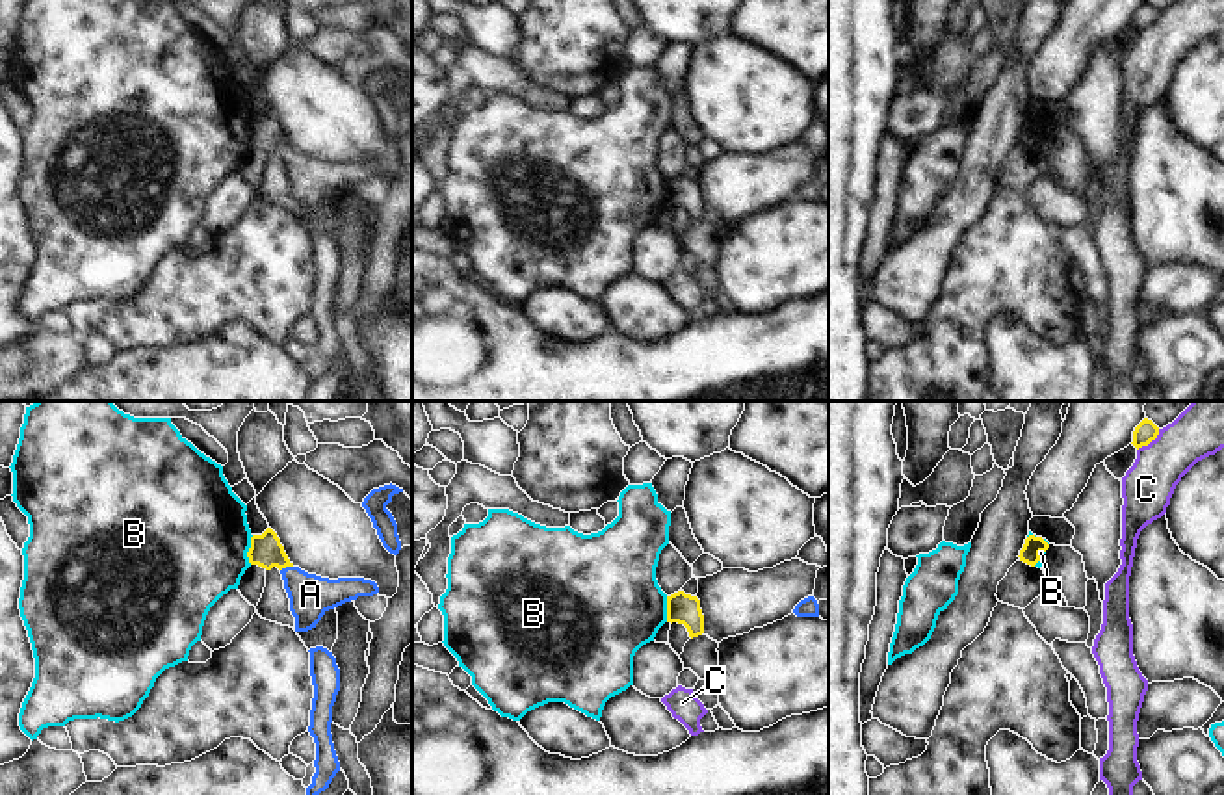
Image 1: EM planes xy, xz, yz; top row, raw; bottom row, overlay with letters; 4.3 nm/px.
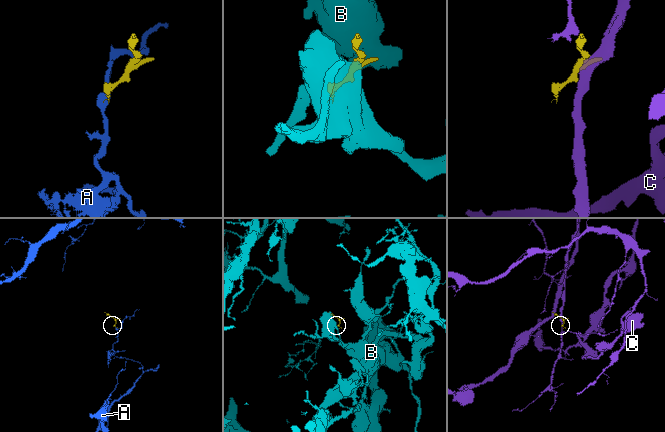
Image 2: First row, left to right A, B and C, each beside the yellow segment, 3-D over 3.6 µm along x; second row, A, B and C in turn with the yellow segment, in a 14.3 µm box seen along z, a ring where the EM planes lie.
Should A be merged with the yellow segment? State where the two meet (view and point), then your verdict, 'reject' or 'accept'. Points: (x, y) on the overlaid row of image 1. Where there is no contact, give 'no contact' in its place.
meets yellow in xy at (286, 565); accept

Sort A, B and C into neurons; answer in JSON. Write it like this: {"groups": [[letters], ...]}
{"groups": [["A"], ["B"], ["C"]]}

